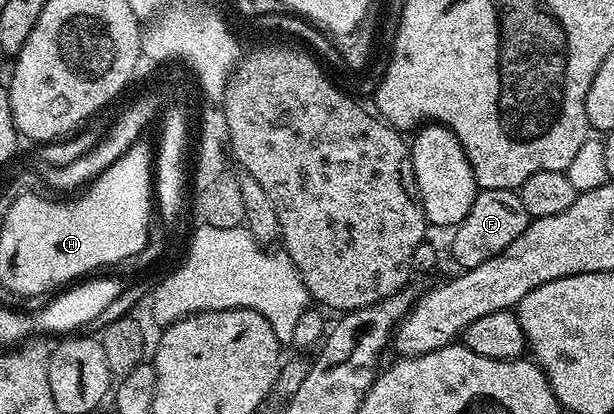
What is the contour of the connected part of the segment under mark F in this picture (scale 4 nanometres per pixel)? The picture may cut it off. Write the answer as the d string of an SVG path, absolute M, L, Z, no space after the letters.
M480 189L473 199L473 207L469 207L469 215L465 215L452 232L455 234L451 237L451 253L459 264L458 268L472 269L485 263L485 259L493 259L493 255L505 251L505 247L509 247L509 243L513 243L513 239L517 239L532 220L516 190Z

